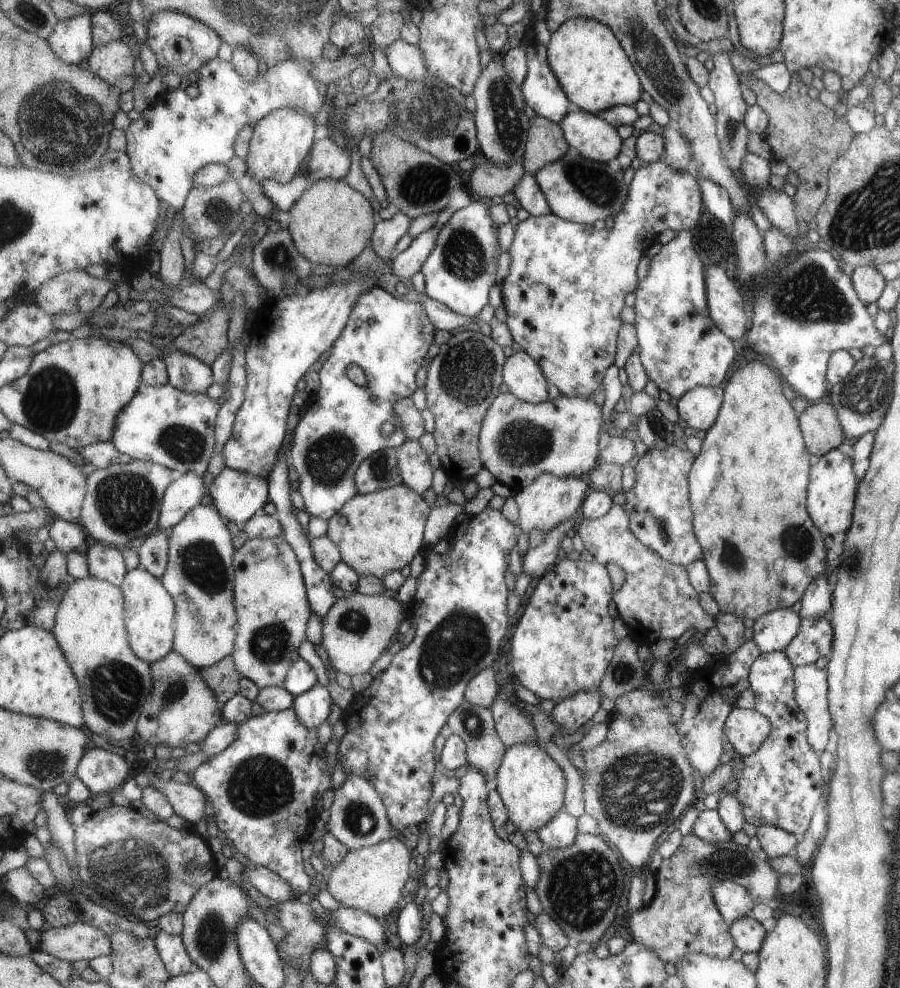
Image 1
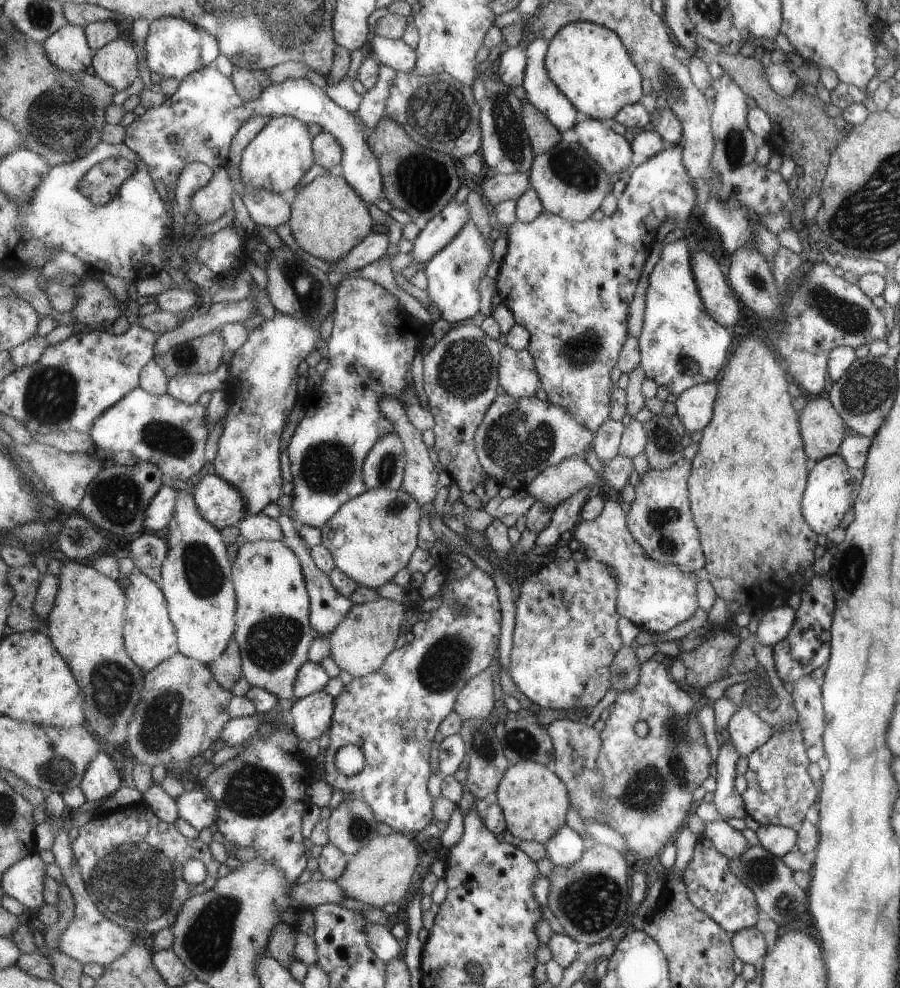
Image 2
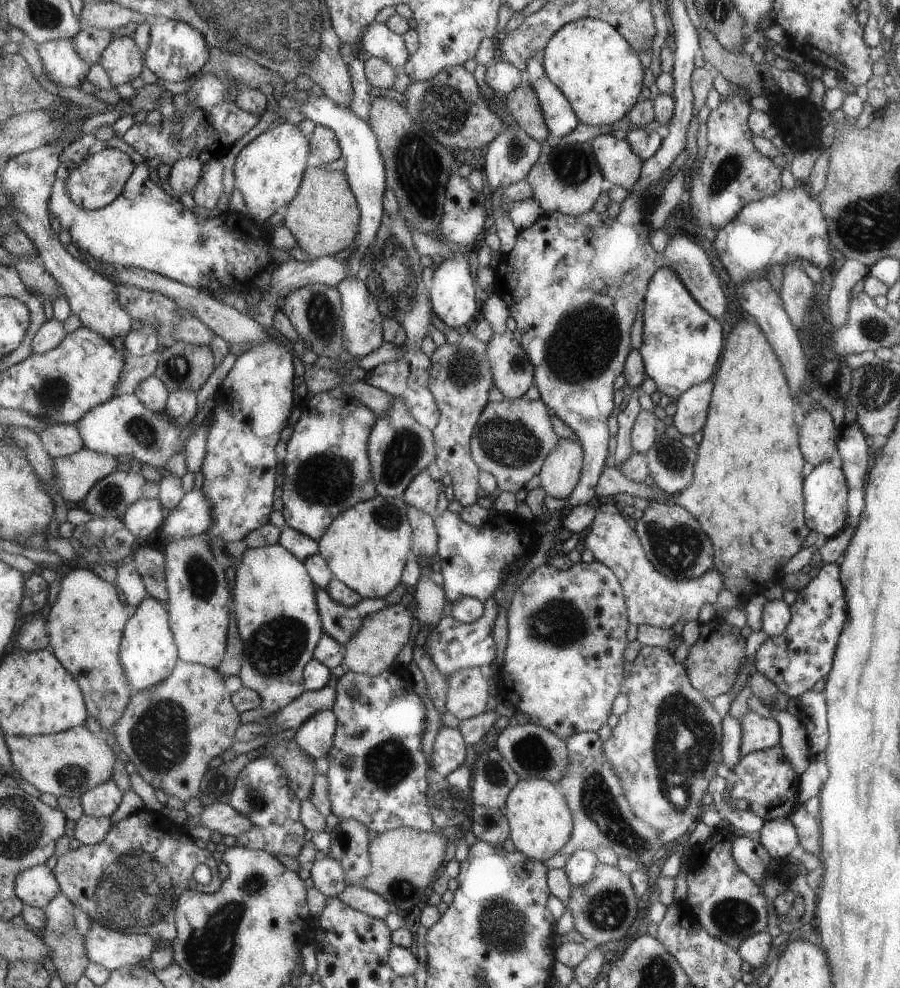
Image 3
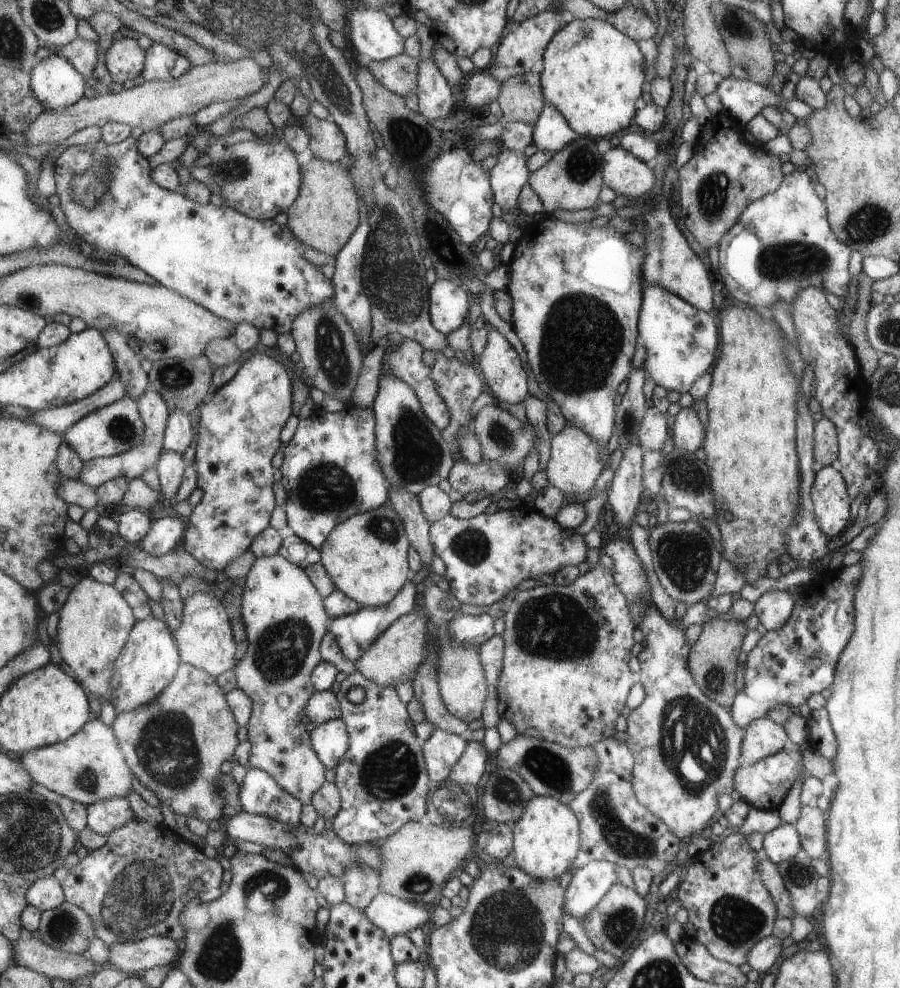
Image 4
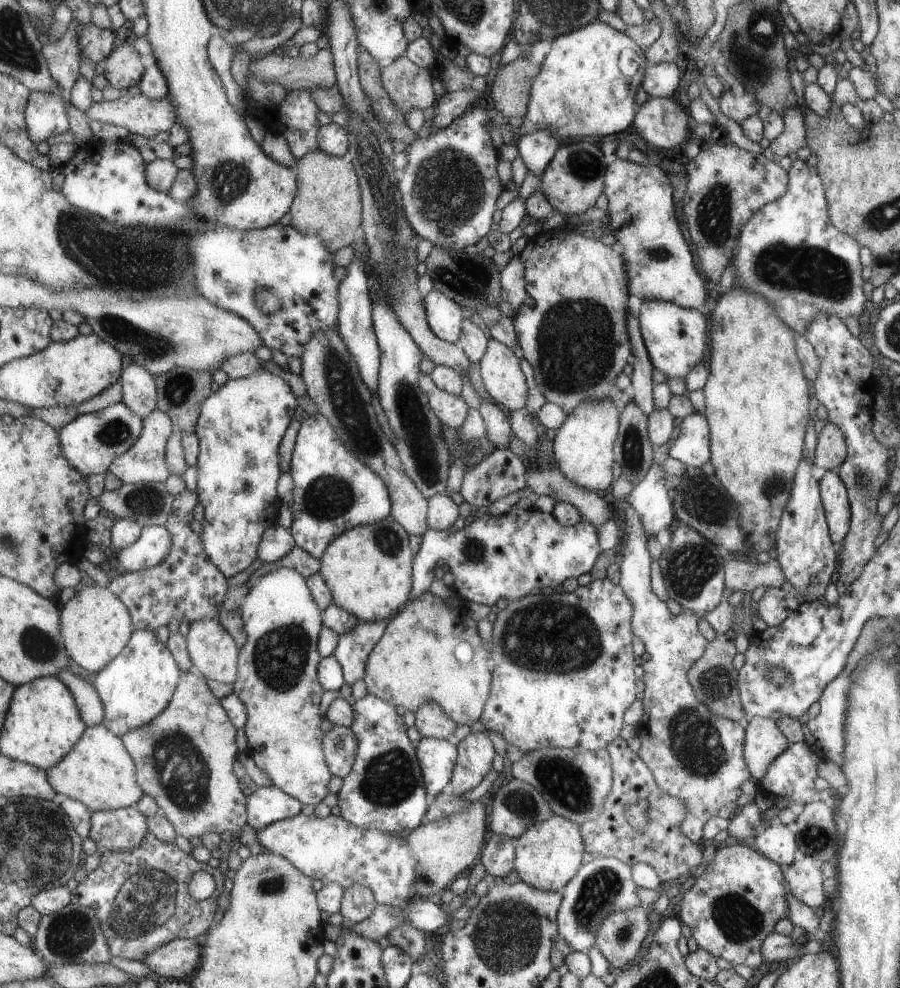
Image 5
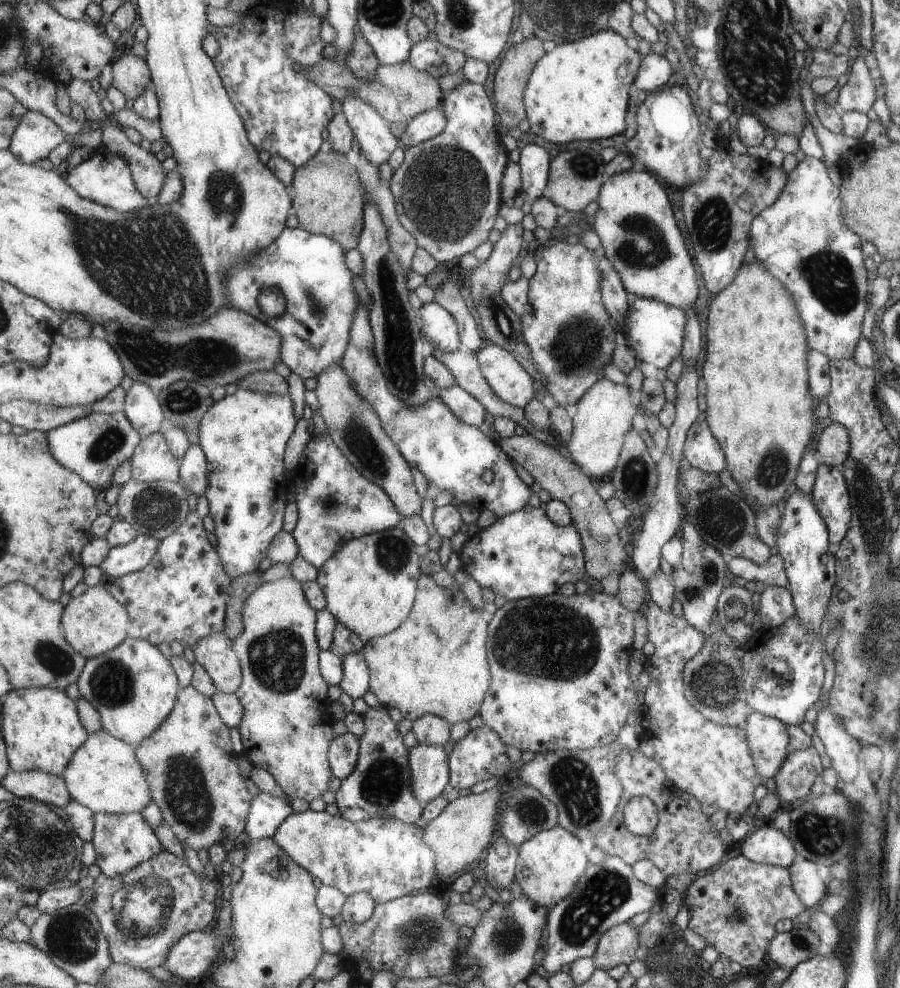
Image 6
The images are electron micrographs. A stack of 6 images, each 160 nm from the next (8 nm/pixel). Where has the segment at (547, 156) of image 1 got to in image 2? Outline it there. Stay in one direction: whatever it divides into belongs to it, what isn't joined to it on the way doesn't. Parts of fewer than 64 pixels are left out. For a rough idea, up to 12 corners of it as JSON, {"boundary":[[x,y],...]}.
{"boundary":[[530,101],[524,126],[535,156],[561,142],[561,132]]}

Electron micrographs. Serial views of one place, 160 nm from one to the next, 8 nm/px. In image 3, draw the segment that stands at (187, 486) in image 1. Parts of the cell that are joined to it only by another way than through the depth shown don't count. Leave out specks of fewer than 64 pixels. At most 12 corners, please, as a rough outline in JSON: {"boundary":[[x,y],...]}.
{"boundary":[[157,496],[139,499],[123,521],[143,541],[160,534],[167,509]]}

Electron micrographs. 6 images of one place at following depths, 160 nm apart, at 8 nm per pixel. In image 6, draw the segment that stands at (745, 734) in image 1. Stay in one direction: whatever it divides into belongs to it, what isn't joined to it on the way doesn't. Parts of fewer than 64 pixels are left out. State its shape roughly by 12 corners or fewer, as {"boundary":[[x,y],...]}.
{"boundary":[[751,711],[744,731],[755,772],[773,778],[788,756],[785,726]]}

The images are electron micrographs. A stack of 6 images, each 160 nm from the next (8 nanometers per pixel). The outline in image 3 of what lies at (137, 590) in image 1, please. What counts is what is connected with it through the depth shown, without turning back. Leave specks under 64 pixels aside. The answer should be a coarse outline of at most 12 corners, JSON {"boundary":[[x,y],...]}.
{"boundary":[[146,598],[126,626],[132,694],[164,681],[179,649],[163,602]]}

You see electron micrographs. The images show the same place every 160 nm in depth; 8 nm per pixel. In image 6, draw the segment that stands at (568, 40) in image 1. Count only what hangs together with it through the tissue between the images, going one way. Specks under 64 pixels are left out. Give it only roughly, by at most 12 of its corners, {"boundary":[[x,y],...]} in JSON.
{"boundary":[[613,30],[557,45],[526,91],[554,144],[621,134],[641,54]]}

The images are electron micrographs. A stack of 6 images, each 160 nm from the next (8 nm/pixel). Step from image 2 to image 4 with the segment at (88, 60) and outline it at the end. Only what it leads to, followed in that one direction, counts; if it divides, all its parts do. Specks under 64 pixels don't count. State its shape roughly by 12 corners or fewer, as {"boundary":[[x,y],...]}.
{"boundary":[[62,53],[31,73],[44,112],[71,108],[86,78]]}

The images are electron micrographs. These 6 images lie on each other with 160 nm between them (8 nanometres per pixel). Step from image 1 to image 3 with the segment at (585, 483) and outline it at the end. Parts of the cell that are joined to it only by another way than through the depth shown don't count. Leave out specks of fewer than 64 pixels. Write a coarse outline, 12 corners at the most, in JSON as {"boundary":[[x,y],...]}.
{"boundary":[[561,439],[538,474],[545,492],[570,498],[582,478],[580,441]]}

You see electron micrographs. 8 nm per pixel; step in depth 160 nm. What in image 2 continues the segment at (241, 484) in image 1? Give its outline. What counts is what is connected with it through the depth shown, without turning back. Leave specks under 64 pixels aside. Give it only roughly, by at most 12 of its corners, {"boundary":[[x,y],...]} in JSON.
{"boundary":[[219,474],[194,488],[199,512],[217,528],[245,519],[241,490]]}

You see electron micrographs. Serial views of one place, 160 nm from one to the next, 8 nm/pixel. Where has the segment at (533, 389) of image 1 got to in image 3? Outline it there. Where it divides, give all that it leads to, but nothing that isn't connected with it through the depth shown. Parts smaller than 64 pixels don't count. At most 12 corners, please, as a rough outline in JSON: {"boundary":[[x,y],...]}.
{"boundary":[[502,328],[488,342],[498,390],[523,398],[536,370],[522,342]]}

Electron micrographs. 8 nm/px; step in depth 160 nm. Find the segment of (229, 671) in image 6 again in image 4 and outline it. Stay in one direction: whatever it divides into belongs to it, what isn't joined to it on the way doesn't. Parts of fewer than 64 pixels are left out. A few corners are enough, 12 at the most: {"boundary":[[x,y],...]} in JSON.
{"boundary":[[222,598],[184,600],[176,640],[183,662],[217,678],[238,642]]}

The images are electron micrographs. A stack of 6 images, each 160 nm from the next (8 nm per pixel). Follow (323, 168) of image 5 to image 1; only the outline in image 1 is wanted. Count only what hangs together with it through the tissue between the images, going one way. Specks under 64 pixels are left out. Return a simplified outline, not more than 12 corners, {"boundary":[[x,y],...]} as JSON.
{"boundary":[[343,179],[314,182],[290,211],[313,266],[347,267],[375,212]]}

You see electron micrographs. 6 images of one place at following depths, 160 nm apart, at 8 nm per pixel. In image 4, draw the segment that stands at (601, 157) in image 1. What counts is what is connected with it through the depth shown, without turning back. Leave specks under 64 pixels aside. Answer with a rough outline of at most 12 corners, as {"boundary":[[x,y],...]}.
{"boundary":[[619,145],[603,156],[603,186],[634,201],[653,172]]}

